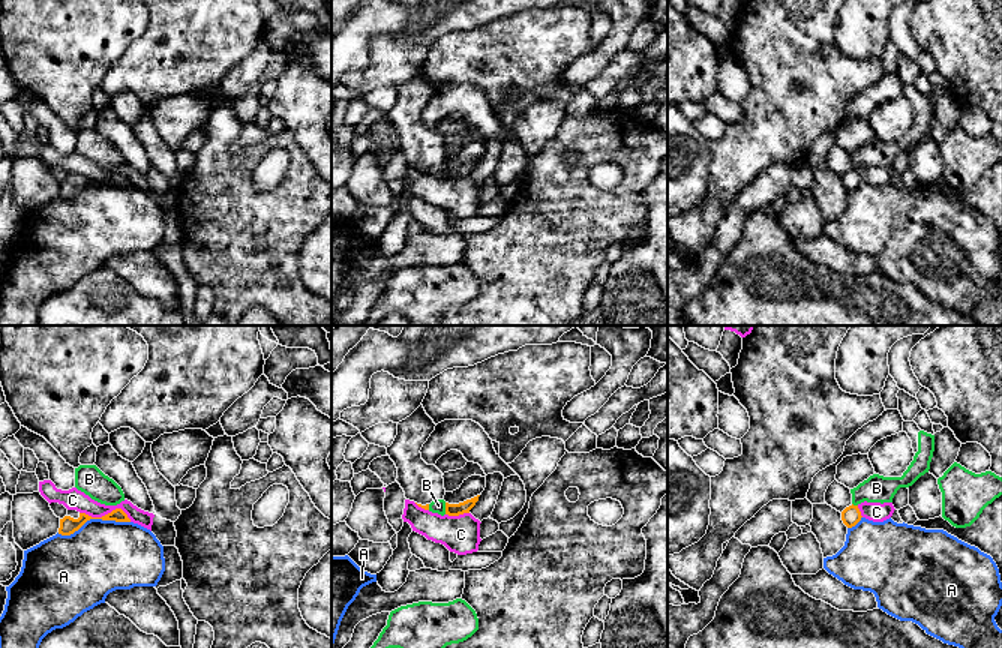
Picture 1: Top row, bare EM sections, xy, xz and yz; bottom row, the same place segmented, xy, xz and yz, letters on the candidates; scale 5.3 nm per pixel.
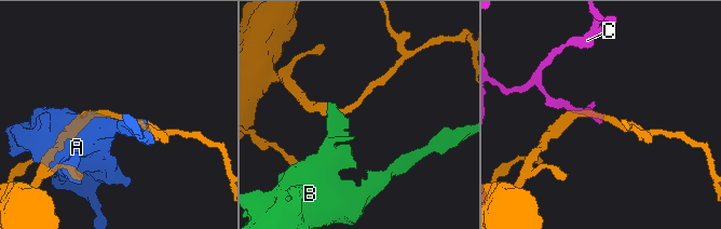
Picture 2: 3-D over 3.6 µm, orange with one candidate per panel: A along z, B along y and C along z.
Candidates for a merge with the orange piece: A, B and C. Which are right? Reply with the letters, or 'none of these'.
none of these

